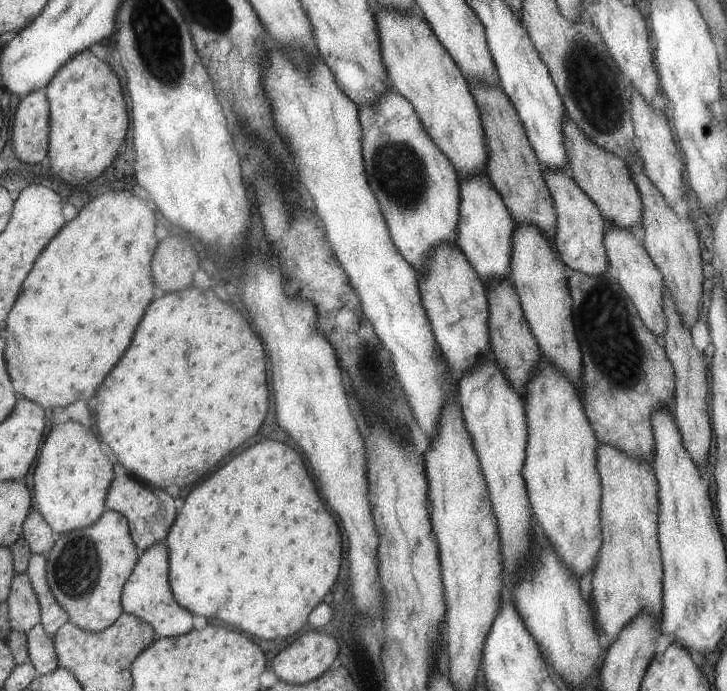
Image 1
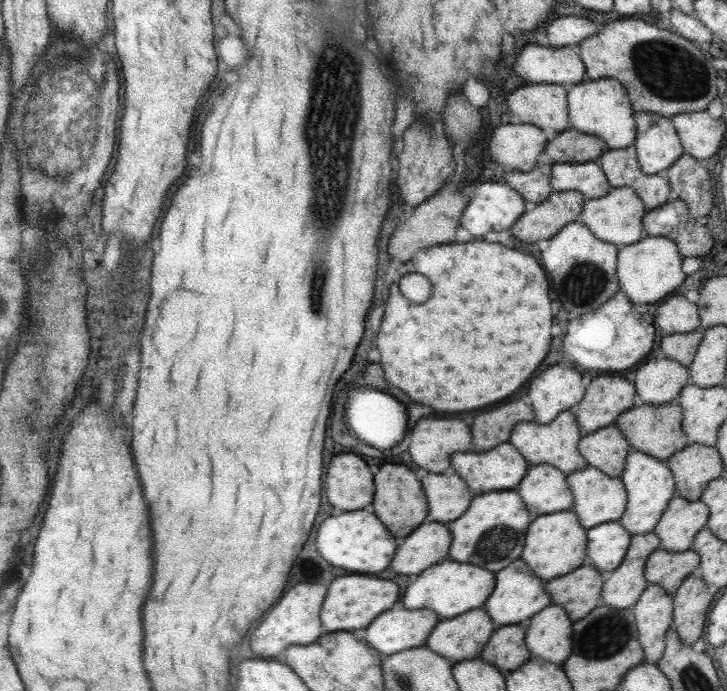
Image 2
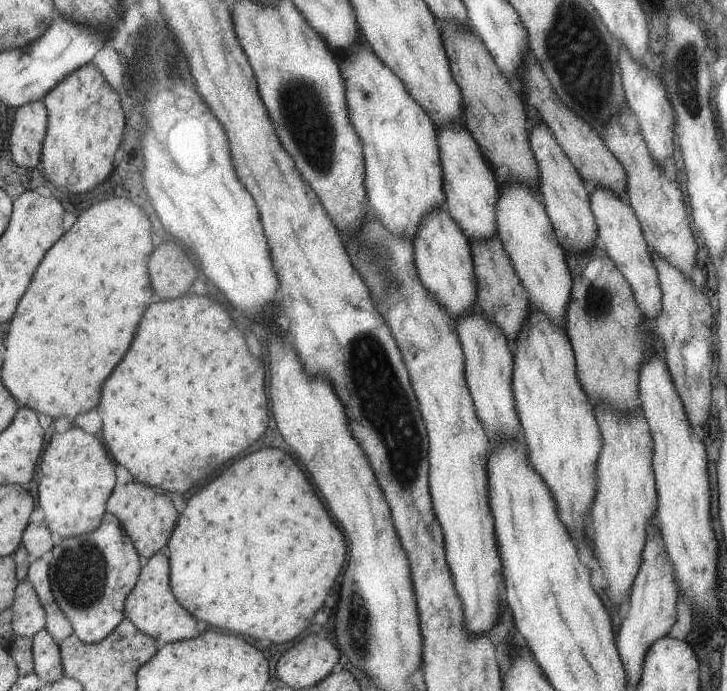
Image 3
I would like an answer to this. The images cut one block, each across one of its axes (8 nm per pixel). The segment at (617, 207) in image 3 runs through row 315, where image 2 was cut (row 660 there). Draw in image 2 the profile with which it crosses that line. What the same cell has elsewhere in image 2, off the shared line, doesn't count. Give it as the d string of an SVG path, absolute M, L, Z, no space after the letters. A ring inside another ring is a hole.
M648 585L631 607L644 662L655 664L664 650L666 630L671 626L673 598L658 585Z

